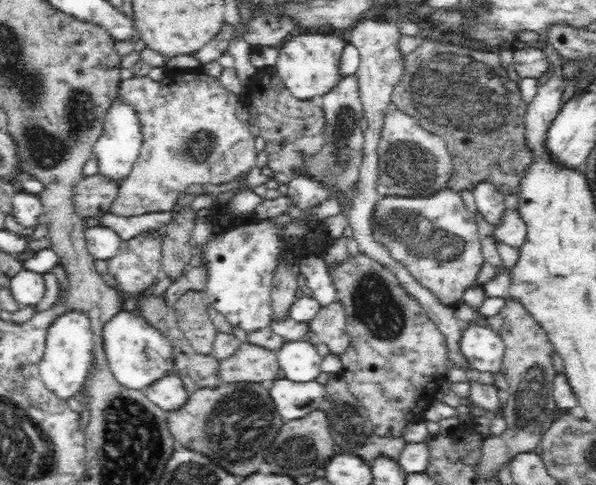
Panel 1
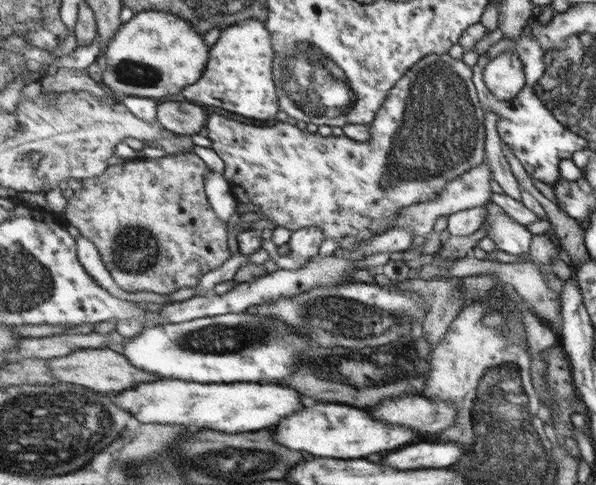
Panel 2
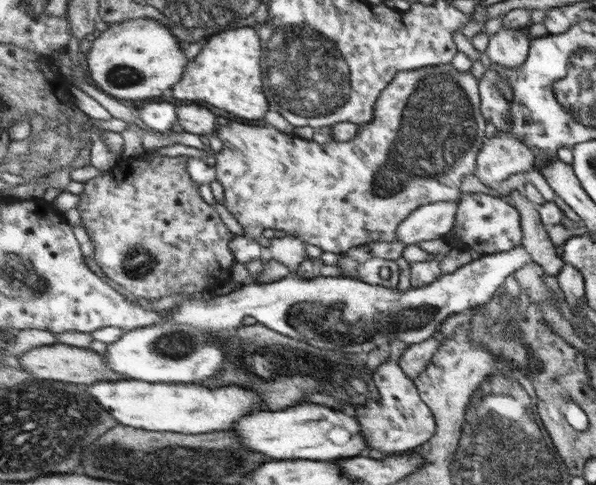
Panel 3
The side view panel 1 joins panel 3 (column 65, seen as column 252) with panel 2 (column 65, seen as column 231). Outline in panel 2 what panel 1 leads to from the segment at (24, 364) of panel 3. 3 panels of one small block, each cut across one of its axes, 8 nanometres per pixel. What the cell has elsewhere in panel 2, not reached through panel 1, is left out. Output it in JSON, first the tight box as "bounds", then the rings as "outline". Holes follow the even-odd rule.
{"bounds":[48,348,162,394],"outline":[[[88,348],[74,350],[72,354],[64,356],[64,358],[48,359],[54,375],[64,382],[72,382],[72,384],[82,384],[82,386],[90,386],[96,388],[98,392],[104,394],[114,394],[124,392],[126,388],[136,388],[138,384],[144,382],[158,382],[162,380],[162,376],[158,373],[144,370],[132,363],[130,357],[124,354],[121,349],[117,348]]]}

